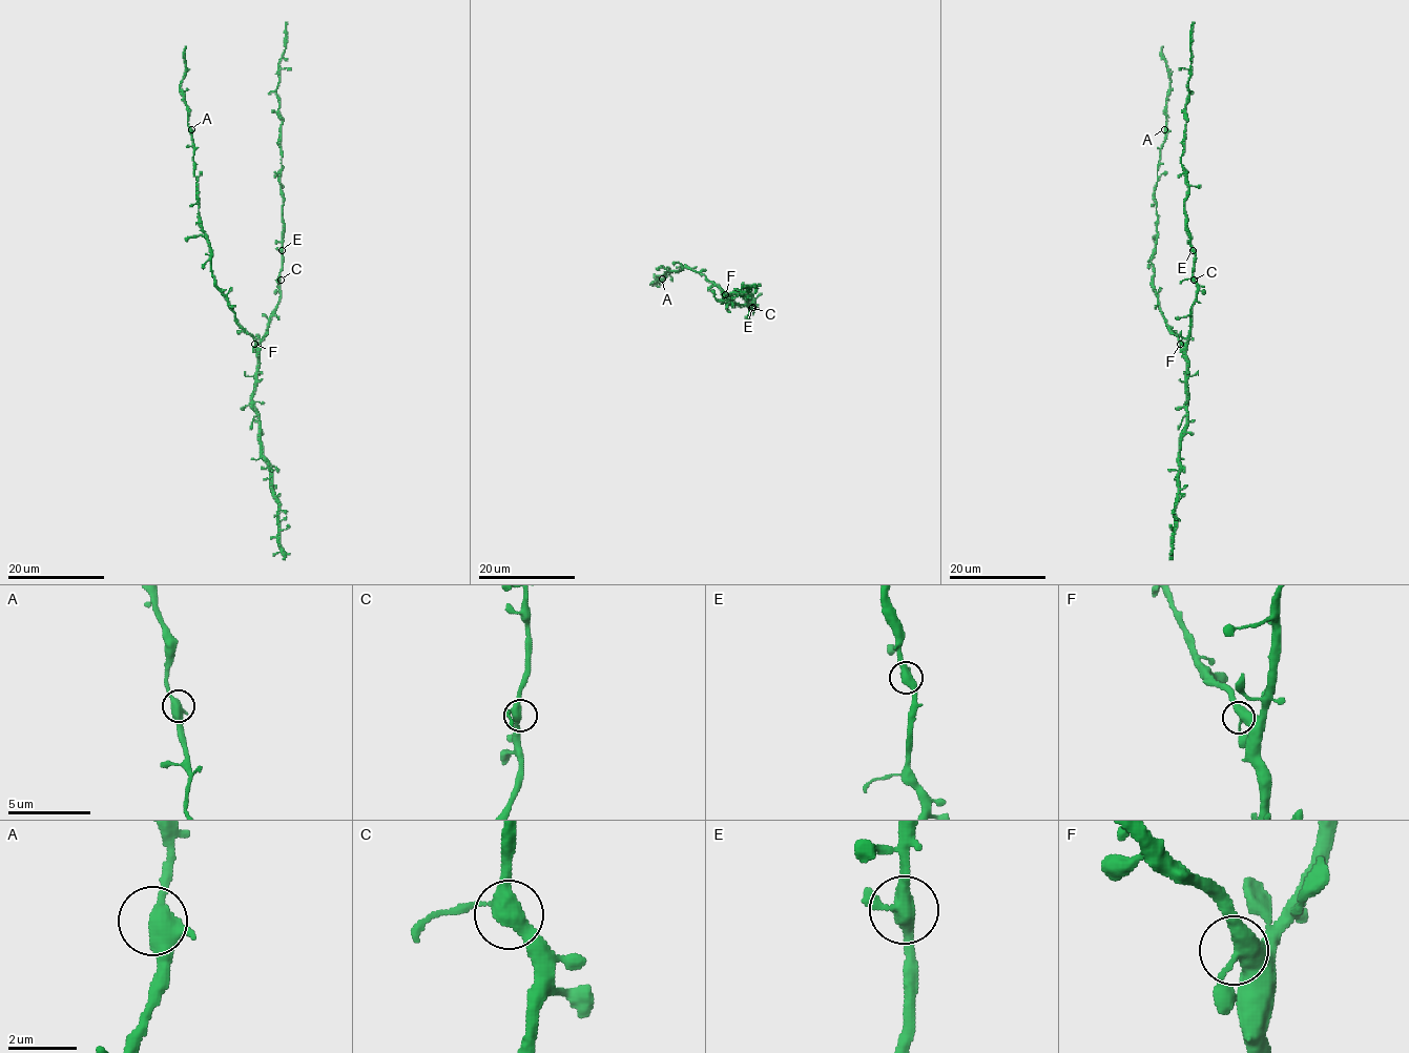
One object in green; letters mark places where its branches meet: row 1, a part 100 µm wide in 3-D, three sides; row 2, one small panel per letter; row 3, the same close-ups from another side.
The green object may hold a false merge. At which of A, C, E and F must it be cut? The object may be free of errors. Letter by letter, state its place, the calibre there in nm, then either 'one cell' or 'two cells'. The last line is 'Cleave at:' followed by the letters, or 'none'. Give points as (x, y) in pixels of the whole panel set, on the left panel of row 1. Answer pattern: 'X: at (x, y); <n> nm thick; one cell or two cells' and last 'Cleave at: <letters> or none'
A: at (191, 129); 400 nm thick; one cell
C: at (281, 280); 380 nm thick; one cell
E: at (282, 250); 400 nm thick; one cell
F: at (254, 344); 400 nm thick; one cell
Cleave at: none

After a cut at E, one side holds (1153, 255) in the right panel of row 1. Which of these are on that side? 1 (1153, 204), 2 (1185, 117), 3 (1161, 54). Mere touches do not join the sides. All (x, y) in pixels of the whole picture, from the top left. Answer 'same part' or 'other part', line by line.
1: same part
2: other part
3: same part

